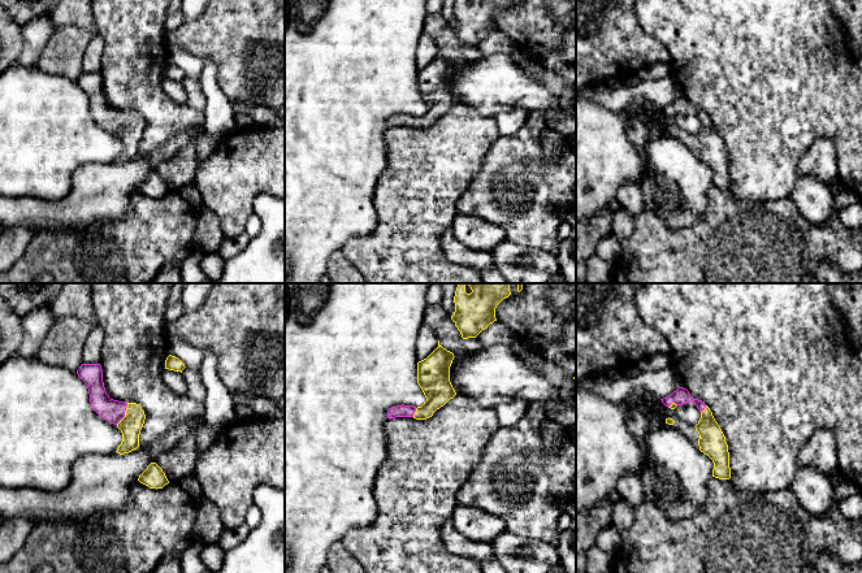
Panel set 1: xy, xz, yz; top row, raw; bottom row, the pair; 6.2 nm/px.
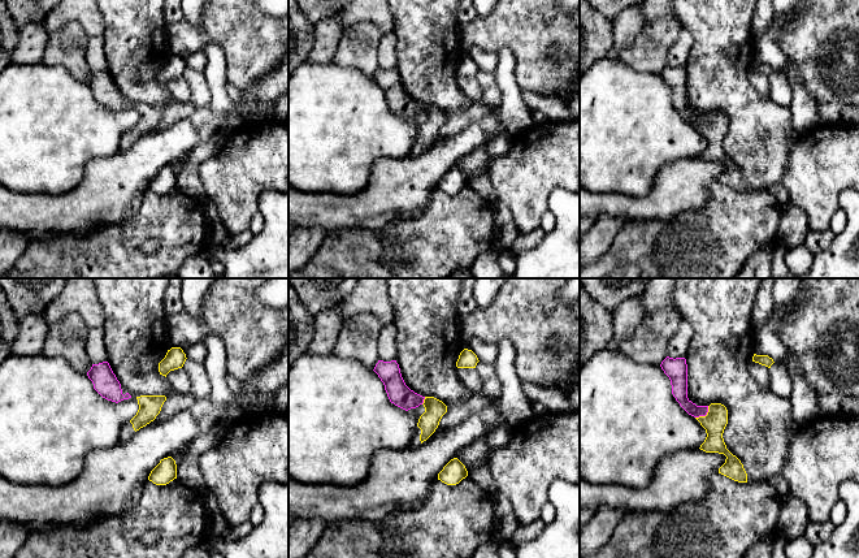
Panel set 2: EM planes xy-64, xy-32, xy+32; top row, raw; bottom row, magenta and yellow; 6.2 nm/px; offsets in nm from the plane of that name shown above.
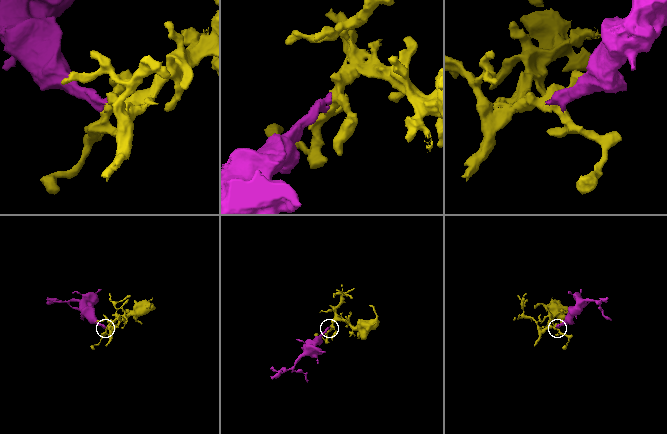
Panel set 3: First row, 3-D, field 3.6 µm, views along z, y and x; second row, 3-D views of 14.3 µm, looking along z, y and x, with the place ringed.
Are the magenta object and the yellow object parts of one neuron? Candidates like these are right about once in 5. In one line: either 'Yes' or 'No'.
Yes

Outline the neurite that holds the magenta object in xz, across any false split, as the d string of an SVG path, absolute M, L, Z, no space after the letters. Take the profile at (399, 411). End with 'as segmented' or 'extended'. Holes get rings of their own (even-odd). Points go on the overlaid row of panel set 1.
M439 344L424 360L417 363L417 383L421 387L426 401L421 407L397 405L387 409L387 418L413 417L426 420L443 407L456 392L450 382L450 366L454 353Z | extended

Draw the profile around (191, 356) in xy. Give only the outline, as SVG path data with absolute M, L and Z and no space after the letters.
M181 338L169 339L168 353L178 357L186 368L199 369L203 352Z

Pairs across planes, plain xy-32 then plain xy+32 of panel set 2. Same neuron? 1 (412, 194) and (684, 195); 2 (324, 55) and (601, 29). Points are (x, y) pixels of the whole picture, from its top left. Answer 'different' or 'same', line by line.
1: same
2: different

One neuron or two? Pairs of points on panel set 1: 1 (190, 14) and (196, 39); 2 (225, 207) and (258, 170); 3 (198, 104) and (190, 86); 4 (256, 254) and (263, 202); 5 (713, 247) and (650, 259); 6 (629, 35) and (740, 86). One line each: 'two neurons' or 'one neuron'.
1: two neurons
2: one neuron
3: one neuron
4: one neuron
5: one neuron
6: two neurons

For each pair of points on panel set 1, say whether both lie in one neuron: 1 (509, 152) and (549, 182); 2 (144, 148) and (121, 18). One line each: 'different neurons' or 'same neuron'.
1: same neuron
2: same neuron

